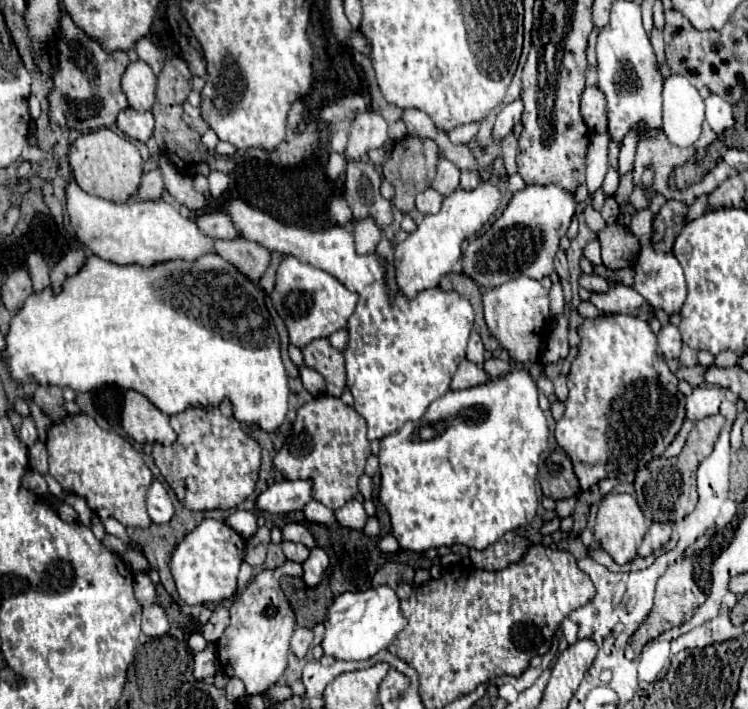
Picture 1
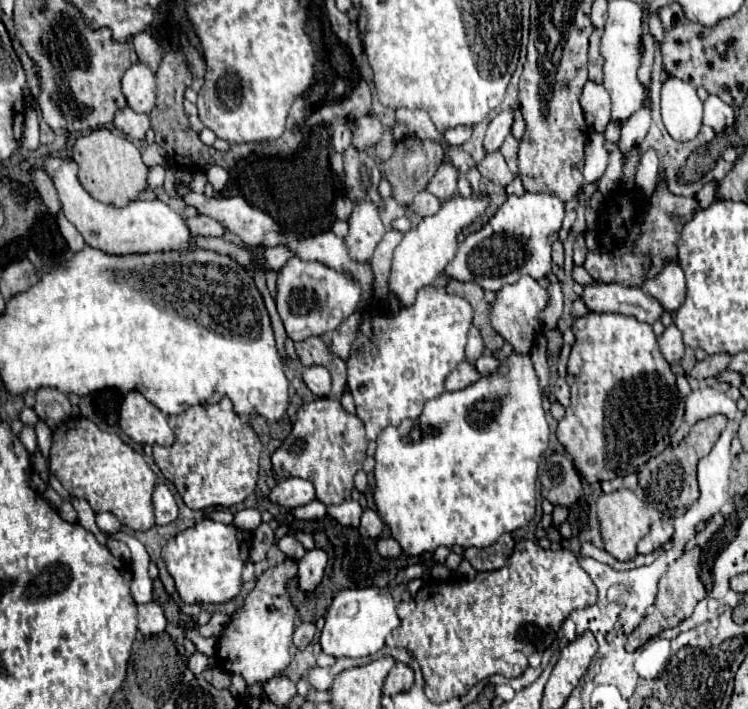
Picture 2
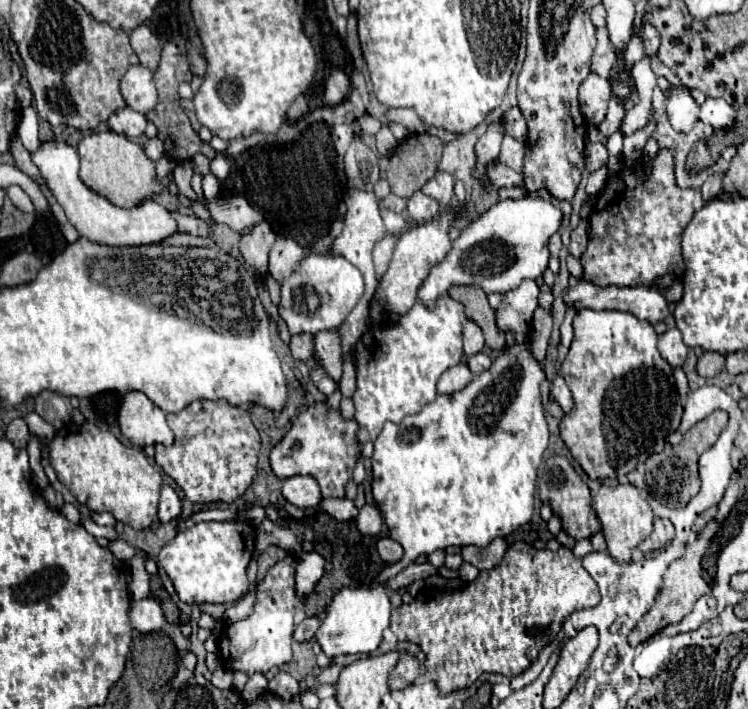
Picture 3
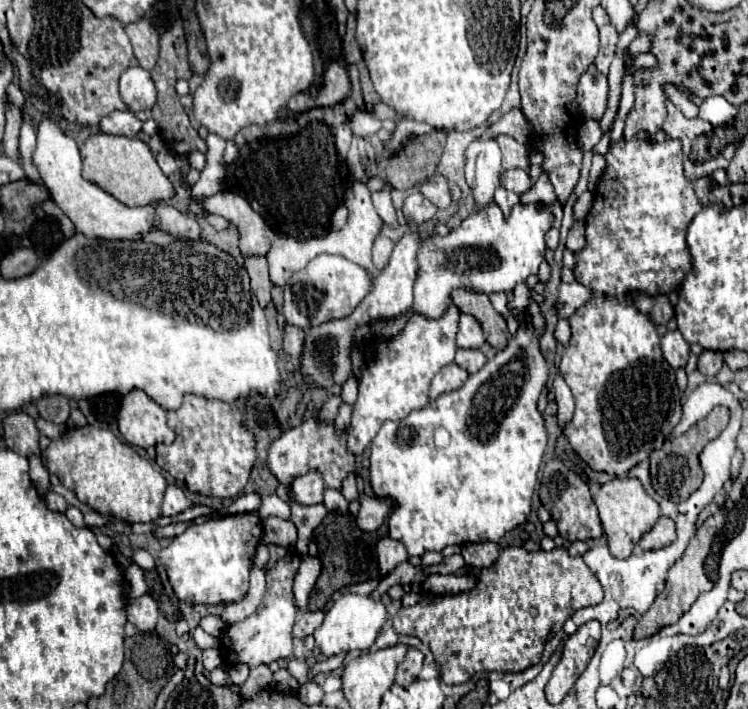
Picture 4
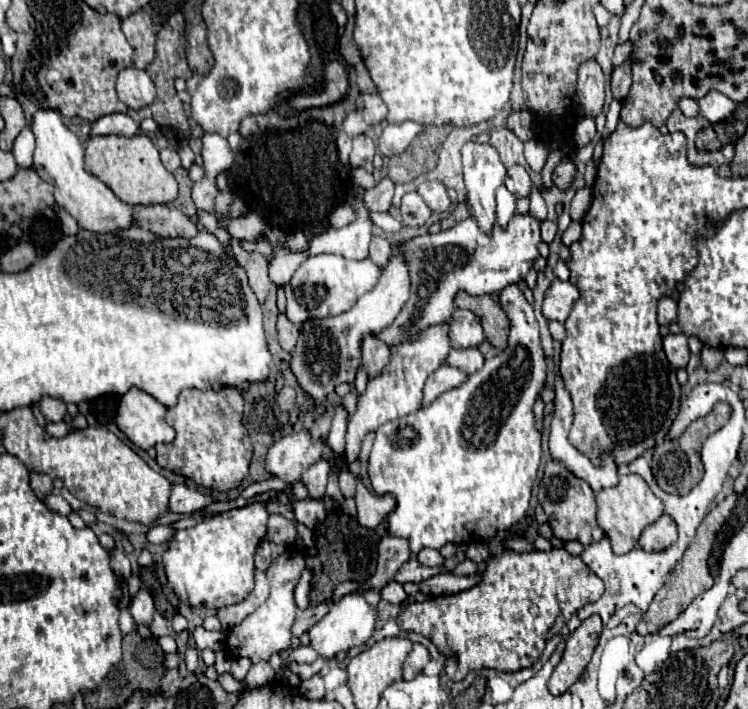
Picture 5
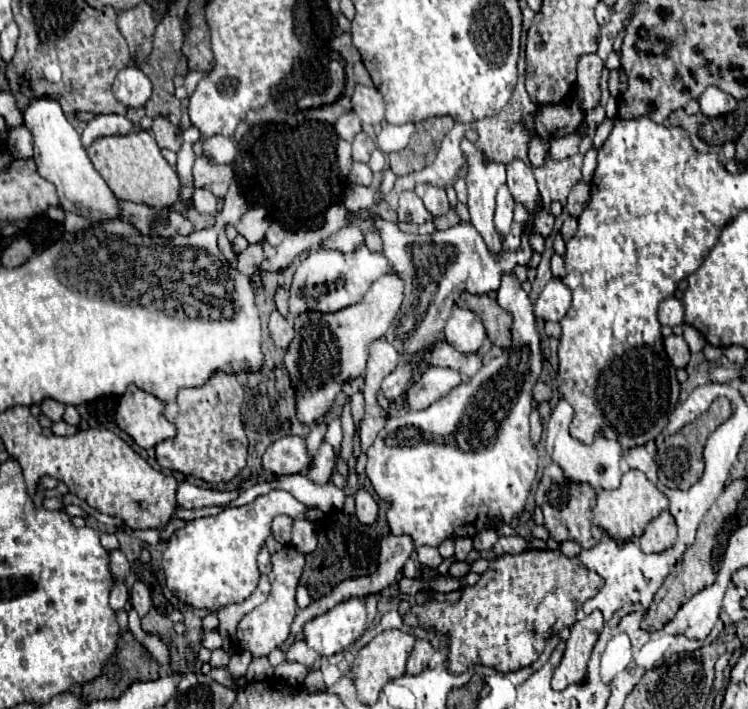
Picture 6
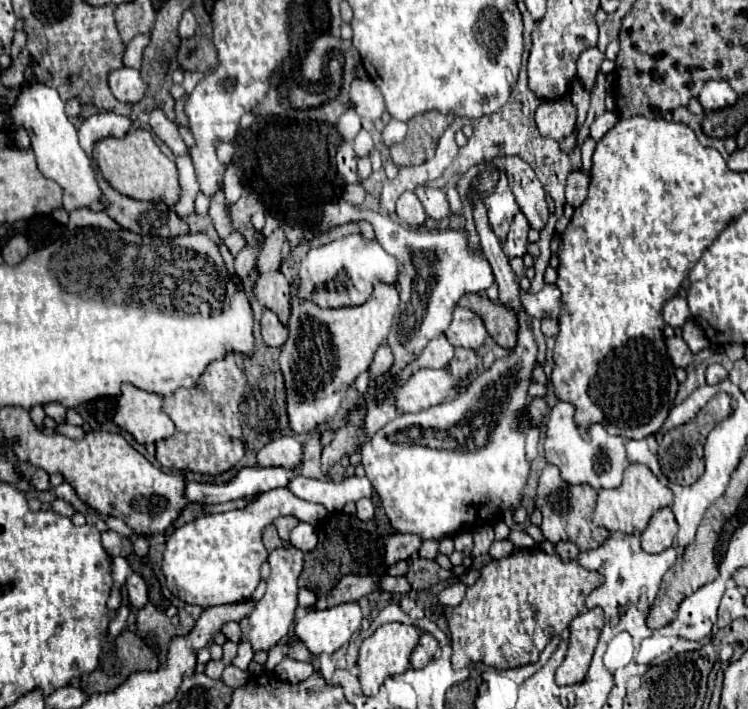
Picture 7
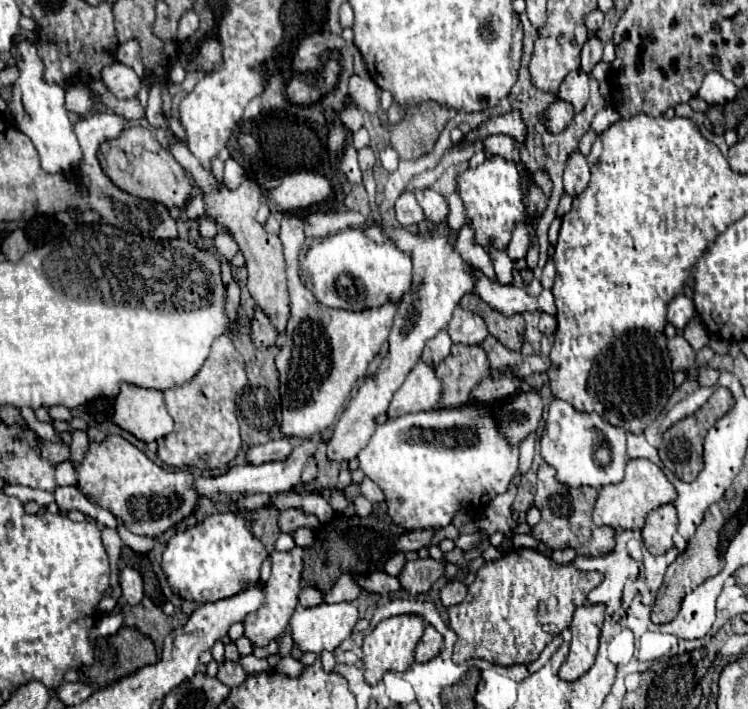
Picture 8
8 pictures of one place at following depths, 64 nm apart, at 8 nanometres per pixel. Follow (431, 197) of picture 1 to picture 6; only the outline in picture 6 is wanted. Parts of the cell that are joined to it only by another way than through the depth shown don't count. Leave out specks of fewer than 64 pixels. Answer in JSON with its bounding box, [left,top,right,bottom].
[398,192,432,224]

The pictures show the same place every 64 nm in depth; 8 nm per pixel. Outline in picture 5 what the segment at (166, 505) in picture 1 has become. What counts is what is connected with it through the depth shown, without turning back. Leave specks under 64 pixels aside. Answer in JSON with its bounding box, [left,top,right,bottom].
[170,484,216,514]

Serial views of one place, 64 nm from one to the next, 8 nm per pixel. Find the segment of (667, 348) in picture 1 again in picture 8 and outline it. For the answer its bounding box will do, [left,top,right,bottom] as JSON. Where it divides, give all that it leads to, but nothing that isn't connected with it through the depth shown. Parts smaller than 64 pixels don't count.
[668,336,696,370]

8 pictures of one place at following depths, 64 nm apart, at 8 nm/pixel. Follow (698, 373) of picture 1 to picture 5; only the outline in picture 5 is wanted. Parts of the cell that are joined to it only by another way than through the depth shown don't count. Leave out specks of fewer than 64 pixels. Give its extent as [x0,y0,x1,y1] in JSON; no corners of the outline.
[702,346,724,370]

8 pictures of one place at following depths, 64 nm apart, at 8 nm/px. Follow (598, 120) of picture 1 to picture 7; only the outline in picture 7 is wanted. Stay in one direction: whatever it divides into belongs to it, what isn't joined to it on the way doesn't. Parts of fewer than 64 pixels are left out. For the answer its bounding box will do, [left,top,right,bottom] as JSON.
[578,46,604,90]

